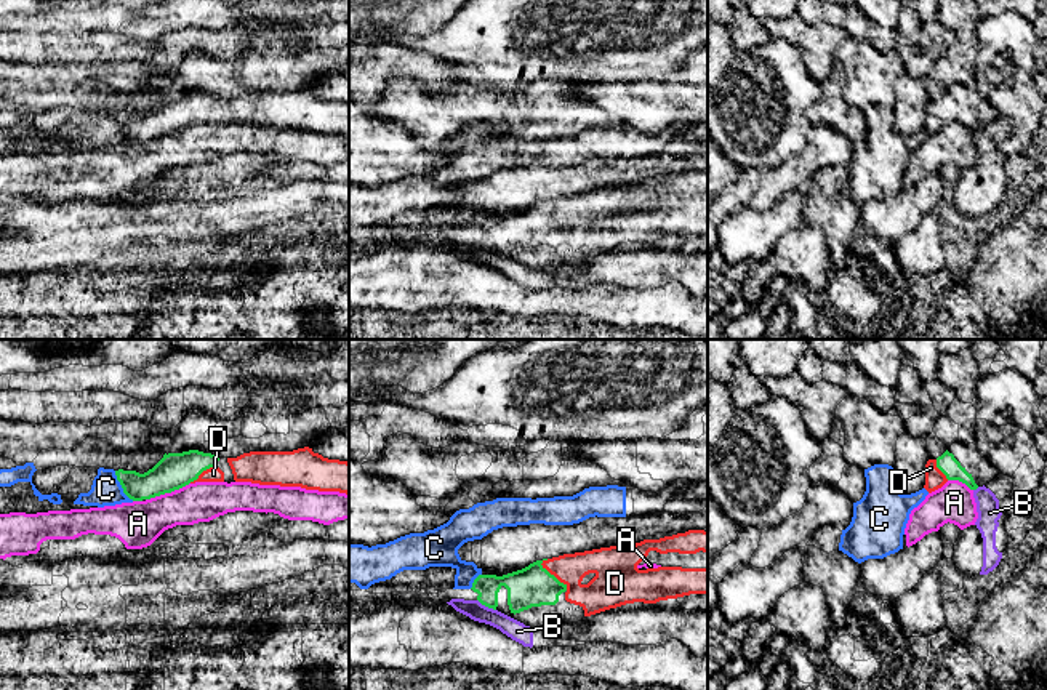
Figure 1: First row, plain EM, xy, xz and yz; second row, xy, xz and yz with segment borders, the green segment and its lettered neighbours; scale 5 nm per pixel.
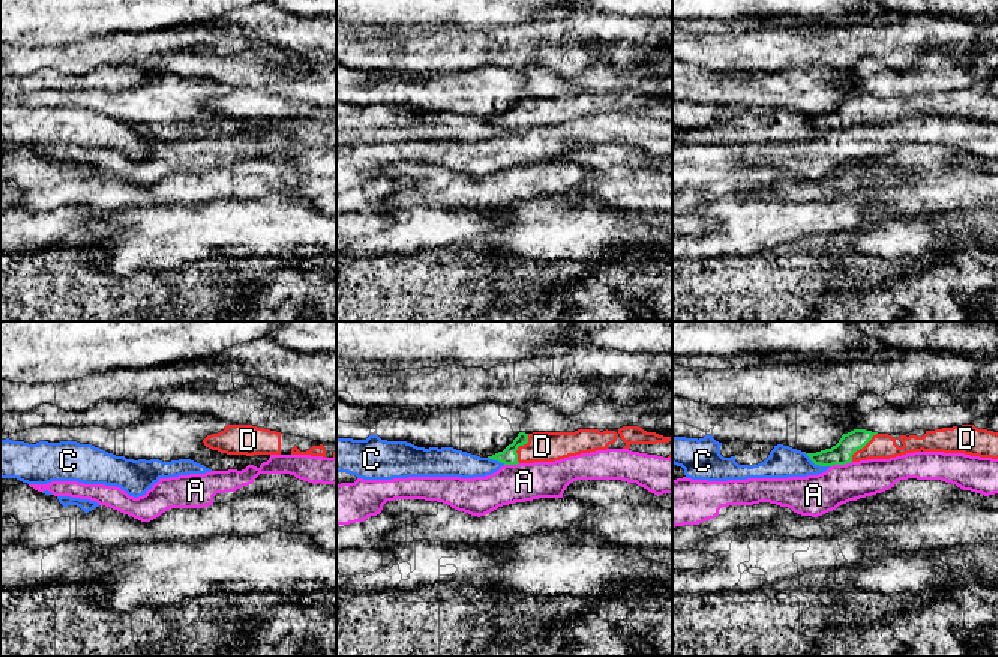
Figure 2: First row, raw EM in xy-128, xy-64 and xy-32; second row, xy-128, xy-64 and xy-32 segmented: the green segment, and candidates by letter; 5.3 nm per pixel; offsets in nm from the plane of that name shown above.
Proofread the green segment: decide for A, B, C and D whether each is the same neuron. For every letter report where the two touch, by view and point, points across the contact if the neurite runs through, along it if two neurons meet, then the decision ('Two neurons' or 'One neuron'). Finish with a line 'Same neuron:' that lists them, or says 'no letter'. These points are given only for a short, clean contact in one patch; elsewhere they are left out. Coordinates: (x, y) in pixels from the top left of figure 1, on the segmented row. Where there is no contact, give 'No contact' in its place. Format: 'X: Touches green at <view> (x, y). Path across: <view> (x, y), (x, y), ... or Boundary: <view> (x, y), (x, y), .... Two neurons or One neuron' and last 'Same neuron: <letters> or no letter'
A: Touches green at xy (167, 492). Two neurons
B: Touches green at xz (487, 605). Two neurons
C: Touches green at xy (122, 487). Boundary: xy (114, 471), (122, 490), (133, 500). Two neurons
D: Touches green at xz (553, 575). Path across: xz (532, 586), (553, 575), (597, 596). One neuron
Same neuron: D

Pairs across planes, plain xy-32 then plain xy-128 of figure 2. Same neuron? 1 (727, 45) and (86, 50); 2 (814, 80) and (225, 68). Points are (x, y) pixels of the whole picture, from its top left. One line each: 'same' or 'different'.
1: same
2: different

